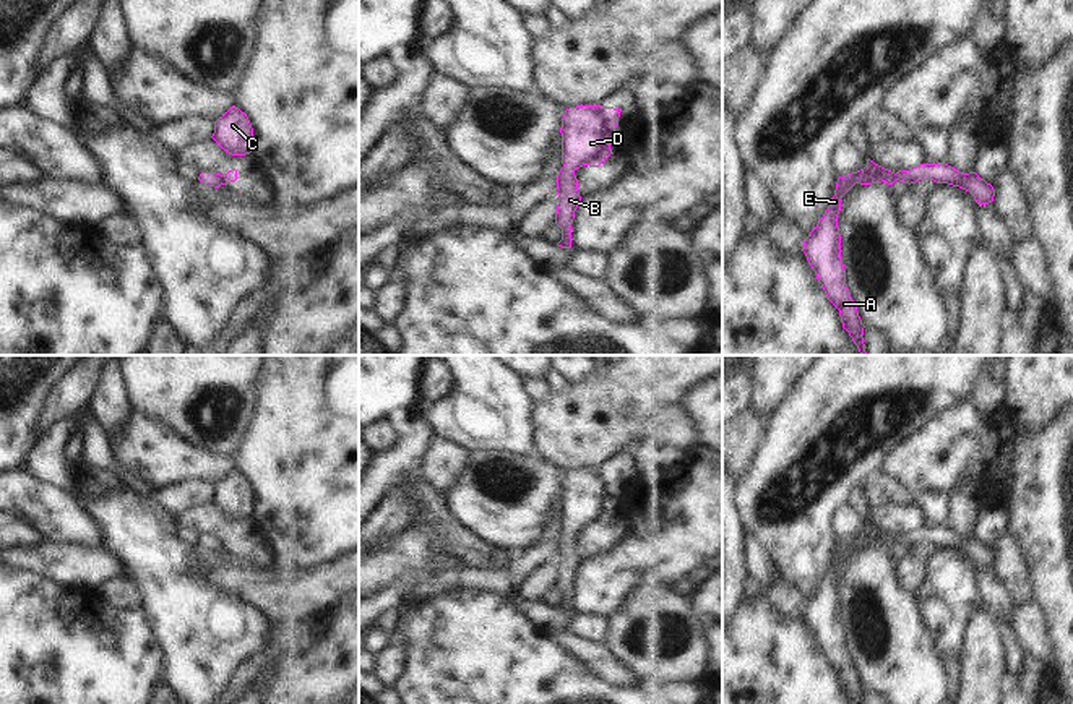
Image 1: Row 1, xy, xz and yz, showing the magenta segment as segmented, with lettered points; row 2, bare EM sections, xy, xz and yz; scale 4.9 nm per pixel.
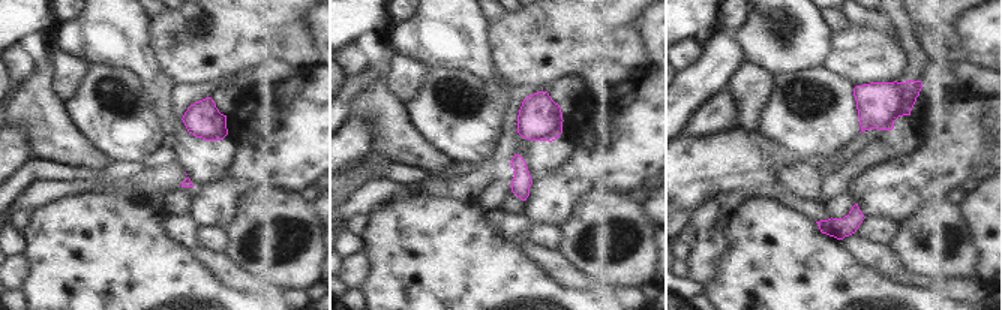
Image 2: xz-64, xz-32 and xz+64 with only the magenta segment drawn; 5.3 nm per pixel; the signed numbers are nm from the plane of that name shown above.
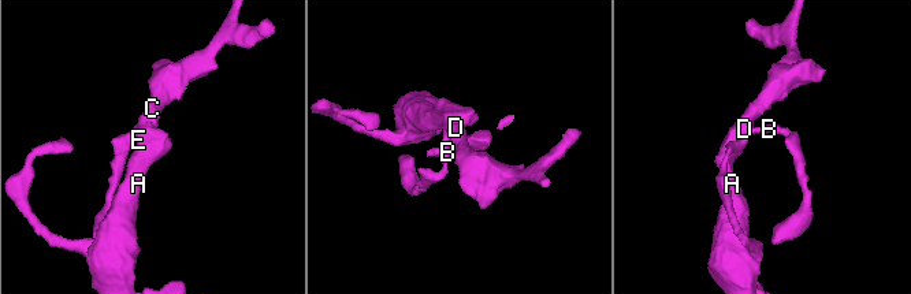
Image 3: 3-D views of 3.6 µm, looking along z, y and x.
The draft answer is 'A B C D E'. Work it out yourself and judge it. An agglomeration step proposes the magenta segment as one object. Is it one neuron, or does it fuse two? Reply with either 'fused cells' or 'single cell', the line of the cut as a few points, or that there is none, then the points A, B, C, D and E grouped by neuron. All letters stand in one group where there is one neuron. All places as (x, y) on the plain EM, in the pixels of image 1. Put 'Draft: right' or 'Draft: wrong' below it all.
single cell | no cut | A B C D E
Draft: right

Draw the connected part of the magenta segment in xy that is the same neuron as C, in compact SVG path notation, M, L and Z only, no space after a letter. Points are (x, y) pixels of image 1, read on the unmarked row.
M235 469L214 485L211 501L232 519L245 519L253 513L252 487L247 477Z

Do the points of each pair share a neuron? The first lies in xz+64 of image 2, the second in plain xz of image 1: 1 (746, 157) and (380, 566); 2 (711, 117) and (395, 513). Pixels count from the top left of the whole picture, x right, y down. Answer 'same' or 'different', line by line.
1: same
2: same

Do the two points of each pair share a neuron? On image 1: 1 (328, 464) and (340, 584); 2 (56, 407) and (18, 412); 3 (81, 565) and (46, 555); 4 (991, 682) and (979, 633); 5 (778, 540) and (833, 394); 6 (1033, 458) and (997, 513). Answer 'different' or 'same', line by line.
1: different
2: different
3: same
4: same
5: same
6: different

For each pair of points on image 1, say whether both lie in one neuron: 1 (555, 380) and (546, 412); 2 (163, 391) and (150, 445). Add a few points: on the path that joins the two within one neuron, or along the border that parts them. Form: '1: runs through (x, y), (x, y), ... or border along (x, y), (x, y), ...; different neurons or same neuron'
1: border along (570, 383), (552, 391); different neurons
2: border along (132, 409), (161, 420), (189, 442); different neurons

